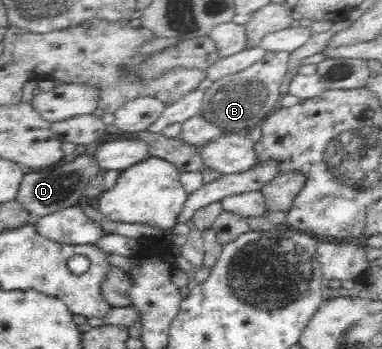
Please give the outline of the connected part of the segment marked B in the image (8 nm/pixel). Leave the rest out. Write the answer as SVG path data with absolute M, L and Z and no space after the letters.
M266 51L265 55L233 75L225 75L214 81L202 99L202 108L198 115L203 116L209 124L220 129L222 134L249 133L256 125L261 125L279 106L281 94L279 87L285 73L289 52Z

